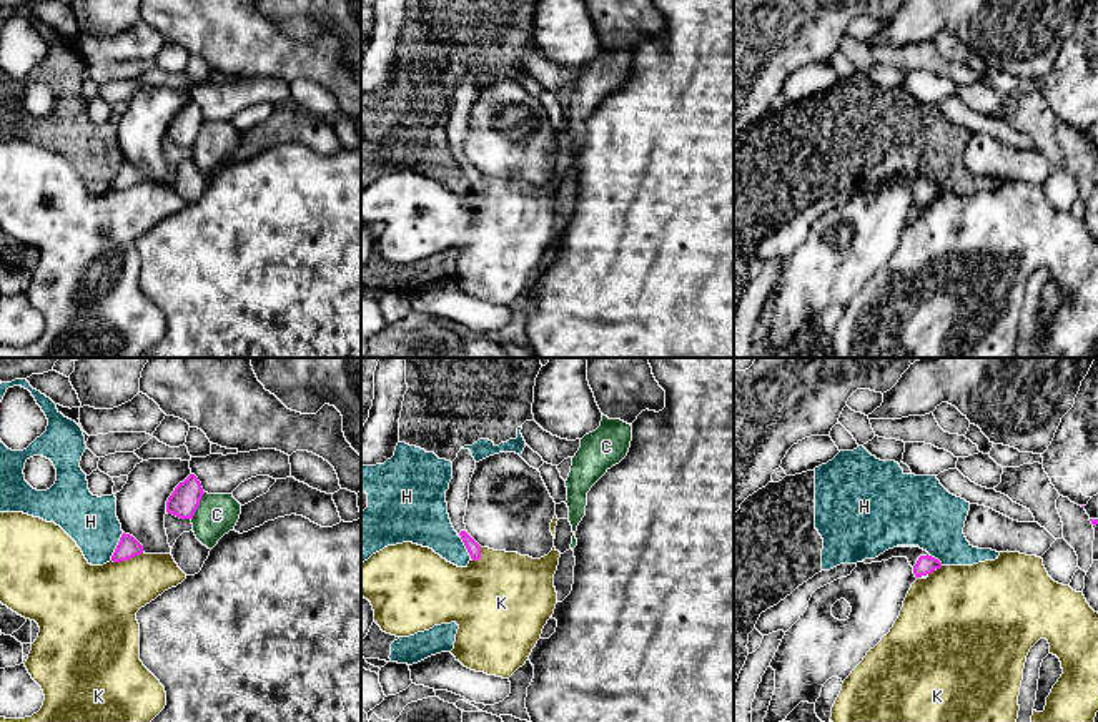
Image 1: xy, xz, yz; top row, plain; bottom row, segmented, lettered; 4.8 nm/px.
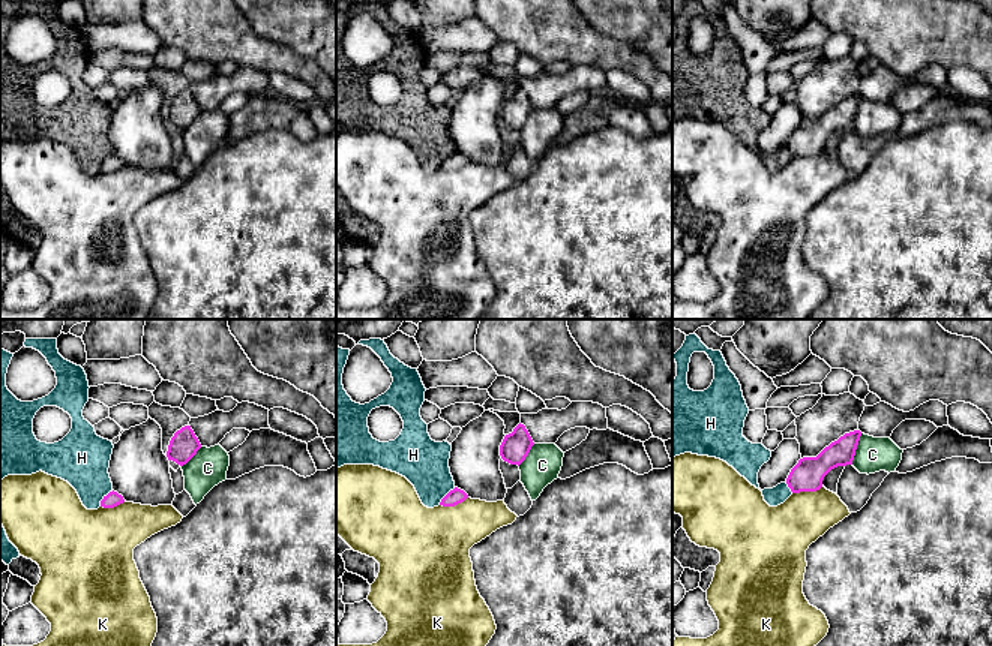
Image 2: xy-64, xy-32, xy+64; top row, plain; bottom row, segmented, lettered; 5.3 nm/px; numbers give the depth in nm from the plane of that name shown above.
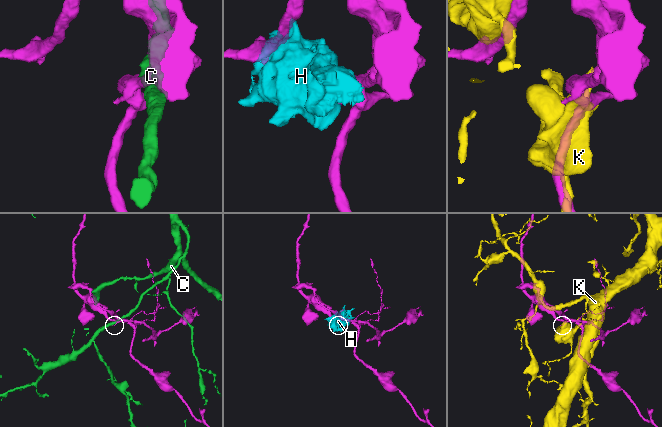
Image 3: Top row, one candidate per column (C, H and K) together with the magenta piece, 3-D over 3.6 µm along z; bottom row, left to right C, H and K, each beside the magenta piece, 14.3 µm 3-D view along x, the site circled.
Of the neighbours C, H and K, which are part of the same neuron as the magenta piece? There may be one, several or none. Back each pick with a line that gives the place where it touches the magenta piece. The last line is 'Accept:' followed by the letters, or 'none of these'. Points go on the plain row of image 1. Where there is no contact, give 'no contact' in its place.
Accept: none of these

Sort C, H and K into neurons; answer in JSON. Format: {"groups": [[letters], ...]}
{"groups": [["C"], ["H"], ["K"]]}

